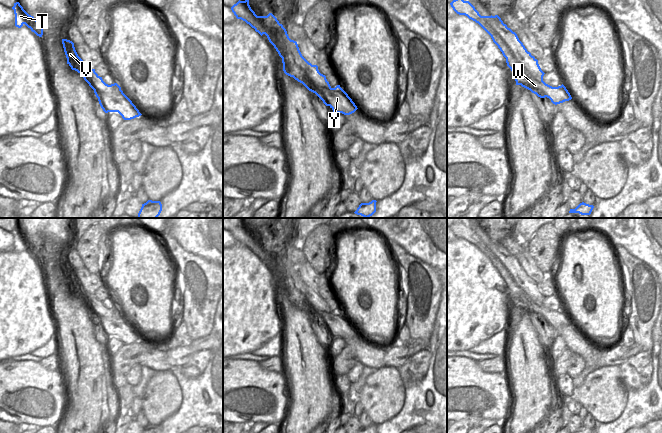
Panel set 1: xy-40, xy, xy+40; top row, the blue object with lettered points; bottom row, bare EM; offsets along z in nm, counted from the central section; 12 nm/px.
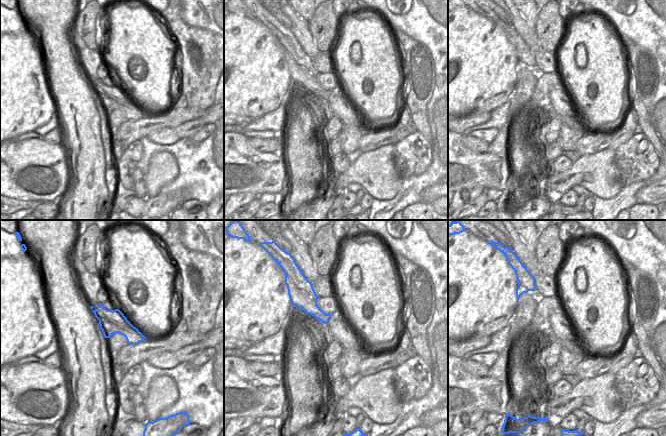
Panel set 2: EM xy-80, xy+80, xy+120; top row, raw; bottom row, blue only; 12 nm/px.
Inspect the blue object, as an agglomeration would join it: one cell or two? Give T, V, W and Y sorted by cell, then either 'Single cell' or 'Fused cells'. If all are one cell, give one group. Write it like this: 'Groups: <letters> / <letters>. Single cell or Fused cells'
Groups: T W Y / V. Fused cells

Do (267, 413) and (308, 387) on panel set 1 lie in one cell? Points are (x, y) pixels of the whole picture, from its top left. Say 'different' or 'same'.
different

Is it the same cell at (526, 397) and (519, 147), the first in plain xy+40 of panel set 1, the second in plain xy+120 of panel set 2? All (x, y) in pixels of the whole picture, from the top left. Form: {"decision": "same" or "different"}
{"decision": "same"}

